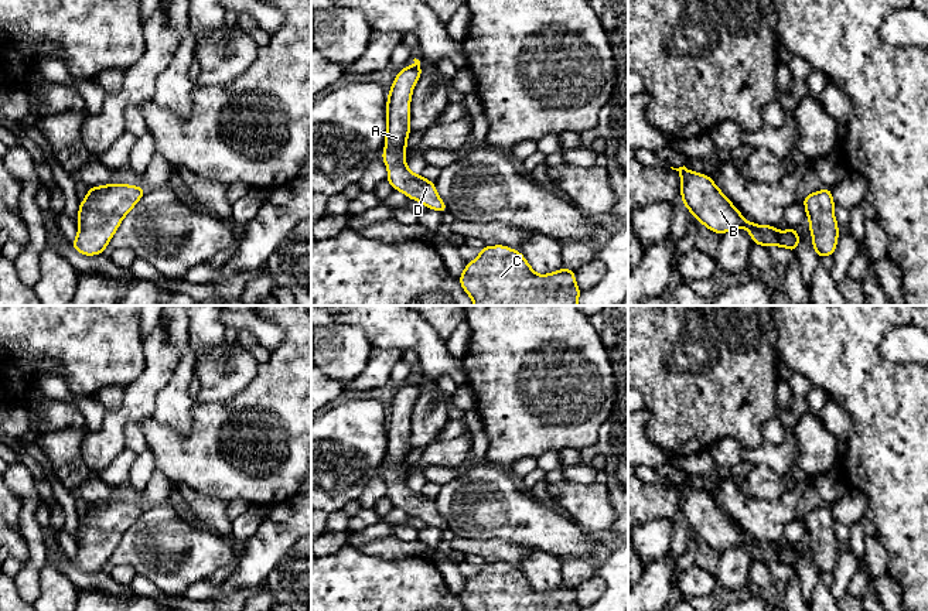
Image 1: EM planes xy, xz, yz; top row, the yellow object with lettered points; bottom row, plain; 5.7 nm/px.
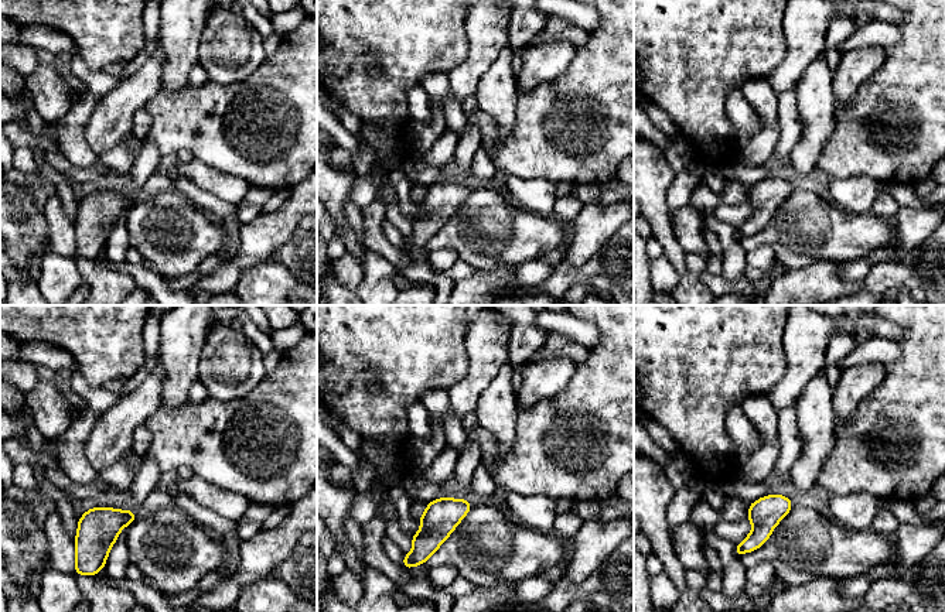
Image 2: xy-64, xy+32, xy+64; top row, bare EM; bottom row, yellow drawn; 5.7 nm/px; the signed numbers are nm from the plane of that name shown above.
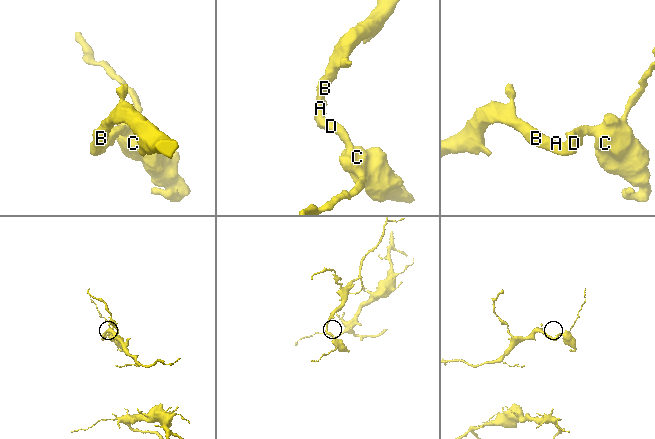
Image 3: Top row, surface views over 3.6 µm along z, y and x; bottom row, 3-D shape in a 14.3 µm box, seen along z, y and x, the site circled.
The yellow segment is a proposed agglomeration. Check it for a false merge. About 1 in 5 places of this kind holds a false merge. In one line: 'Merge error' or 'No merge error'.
No merge error

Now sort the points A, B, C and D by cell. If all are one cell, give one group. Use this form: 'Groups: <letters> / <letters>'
Groups: A B C D

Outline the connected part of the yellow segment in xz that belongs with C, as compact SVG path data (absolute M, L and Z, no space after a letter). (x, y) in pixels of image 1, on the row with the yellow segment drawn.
M504 245L481 249L480 256L467 263L458 281L474 306L577 306L581 293L576 286L574 270L562 267L539 276L521 252Z

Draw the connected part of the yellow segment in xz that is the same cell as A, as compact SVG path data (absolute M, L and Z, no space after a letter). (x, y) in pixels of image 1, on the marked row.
M416 58L413 61L412 66L399 71L389 91L385 151L381 158L389 167L386 180L393 190L406 194L409 199L422 202L429 209L444 214L448 208L437 195L436 184L413 174L406 167L406 140L410 134L410 98L416 82L422 76L420 61Z

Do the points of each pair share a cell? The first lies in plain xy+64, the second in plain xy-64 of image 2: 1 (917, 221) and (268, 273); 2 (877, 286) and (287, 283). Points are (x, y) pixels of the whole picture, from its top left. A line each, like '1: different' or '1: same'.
1: different
2: different

